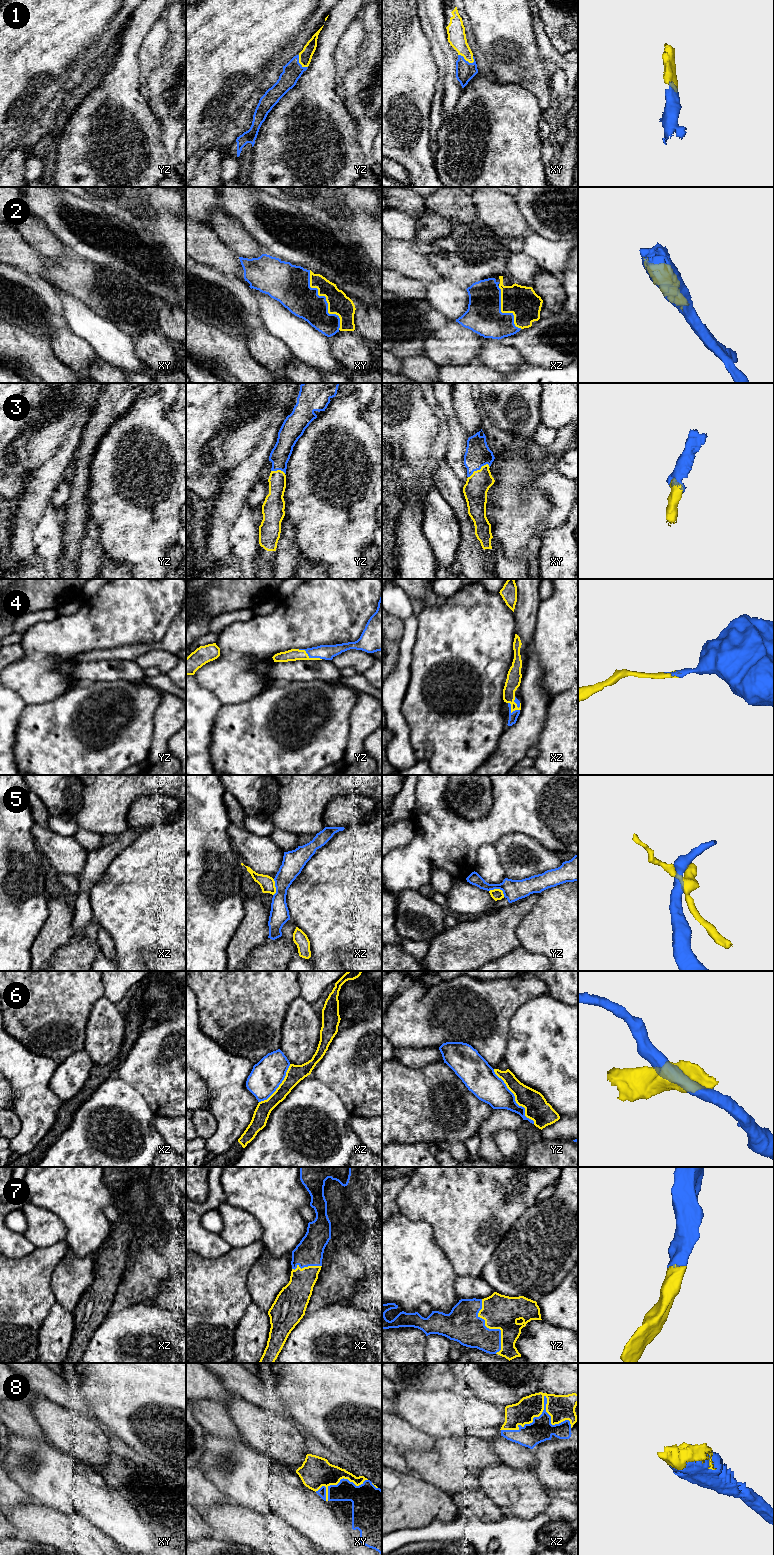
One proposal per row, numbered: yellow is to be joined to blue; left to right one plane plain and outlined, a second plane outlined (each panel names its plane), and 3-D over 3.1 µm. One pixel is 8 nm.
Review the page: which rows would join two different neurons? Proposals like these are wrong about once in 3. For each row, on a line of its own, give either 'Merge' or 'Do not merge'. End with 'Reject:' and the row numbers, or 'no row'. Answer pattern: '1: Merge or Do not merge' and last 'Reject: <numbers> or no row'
1: Merge
2: Merge
3: Merge
4: Merge
5: Do not merge
6: Do not merge
7: Merge
8: Merge
Reject: 5, 6

